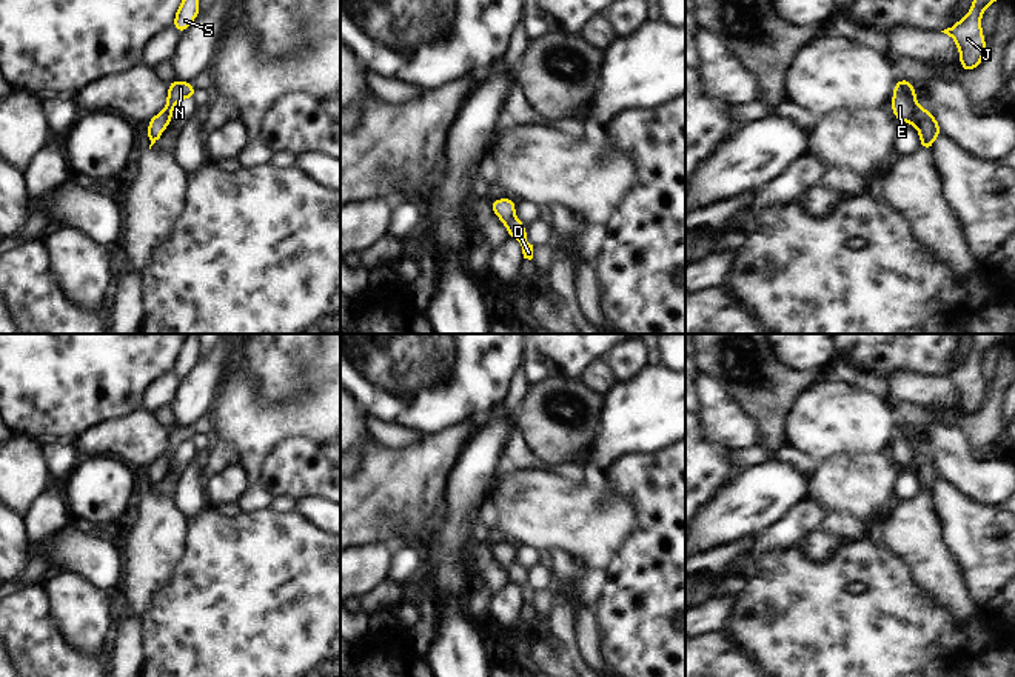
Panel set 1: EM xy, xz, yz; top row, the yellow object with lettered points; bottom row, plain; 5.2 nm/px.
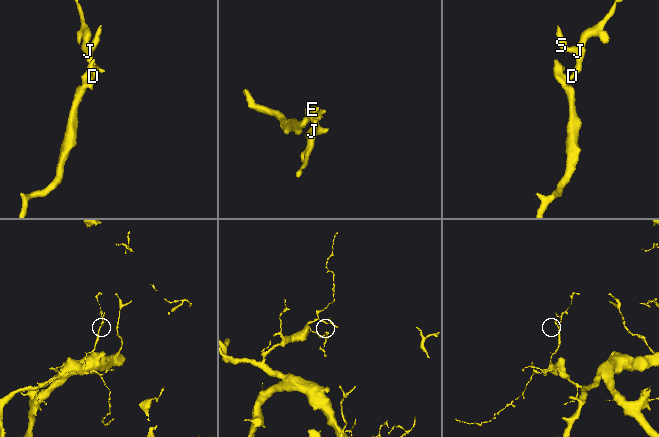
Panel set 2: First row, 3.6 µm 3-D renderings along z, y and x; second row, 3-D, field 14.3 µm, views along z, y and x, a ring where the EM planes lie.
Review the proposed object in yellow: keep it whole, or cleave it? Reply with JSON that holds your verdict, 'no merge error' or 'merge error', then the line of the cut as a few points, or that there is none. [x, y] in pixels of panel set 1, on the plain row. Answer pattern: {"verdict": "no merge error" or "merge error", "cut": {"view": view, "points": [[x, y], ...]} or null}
{"verdict": "merge error", "cut": {"view": "yz", "points": [[918, 453], [915, 456], [915, 471]]}}

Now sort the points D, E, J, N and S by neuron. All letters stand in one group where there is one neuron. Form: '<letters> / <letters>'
D J S / E N

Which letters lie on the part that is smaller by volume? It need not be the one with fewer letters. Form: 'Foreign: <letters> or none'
Foreign: D, J, S

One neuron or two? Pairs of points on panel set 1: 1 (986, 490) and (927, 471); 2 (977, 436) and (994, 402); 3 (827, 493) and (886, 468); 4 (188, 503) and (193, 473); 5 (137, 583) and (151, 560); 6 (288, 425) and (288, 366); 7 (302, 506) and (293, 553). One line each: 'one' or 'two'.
1: two
2: one
3: one
4: one
5: one
6: two
7: two

